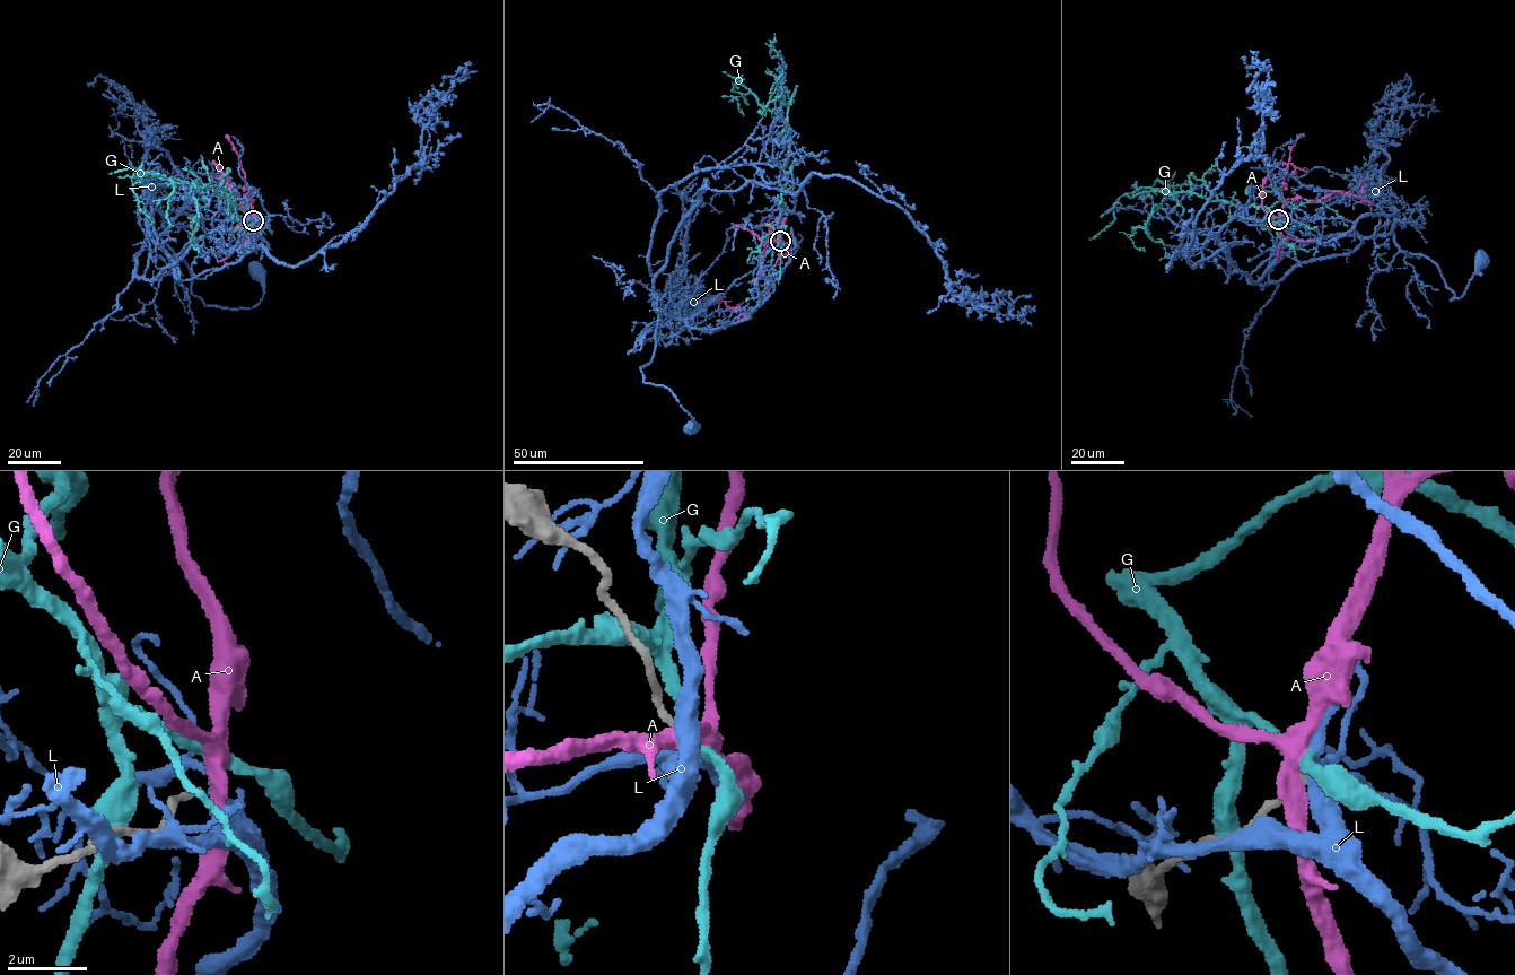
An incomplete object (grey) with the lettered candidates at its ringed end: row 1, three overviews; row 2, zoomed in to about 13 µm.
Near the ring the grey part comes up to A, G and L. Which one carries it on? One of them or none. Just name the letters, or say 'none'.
none

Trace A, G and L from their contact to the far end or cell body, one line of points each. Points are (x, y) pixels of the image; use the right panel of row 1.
A: (1278, 220), (1284, 202), (1292, 199), (1319, 200), (1337, 191), (1371, 203), (1360, 196), (1363, 181), (1373, 177)
G: (1278, 219), (1266, 208), (1171, 193), (1170, 186), (1139, 188), (1119, 199), (1115, 218), (1089, 240)
L: (1279, 220), (1303, 241), (1330, 242), (1394, 209), (1397, 244), (1432, 260), (1450, 299), (1480, 263)

